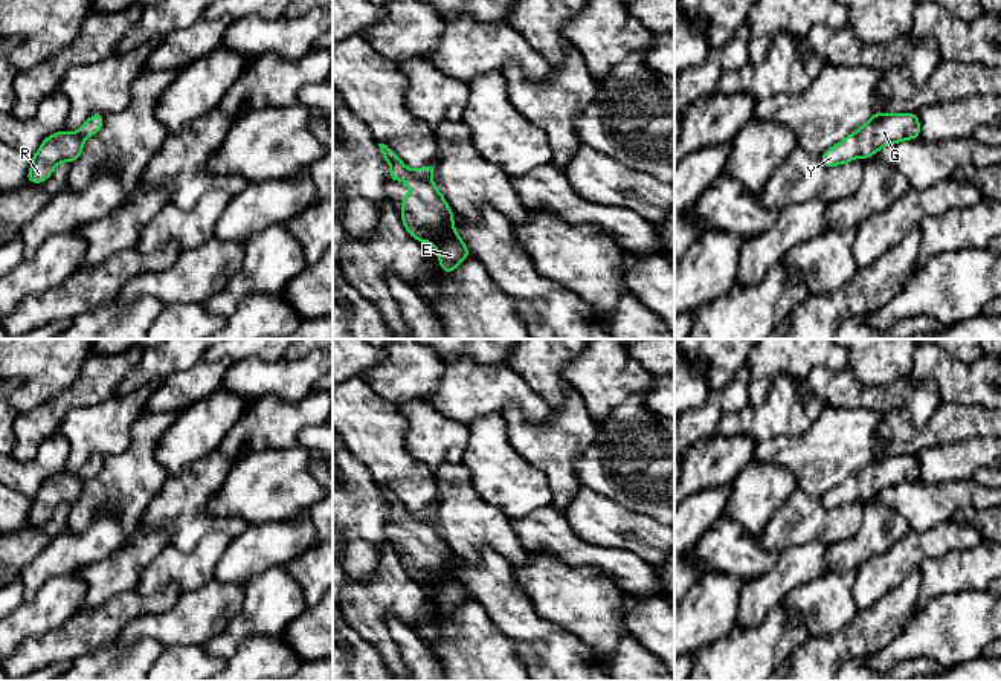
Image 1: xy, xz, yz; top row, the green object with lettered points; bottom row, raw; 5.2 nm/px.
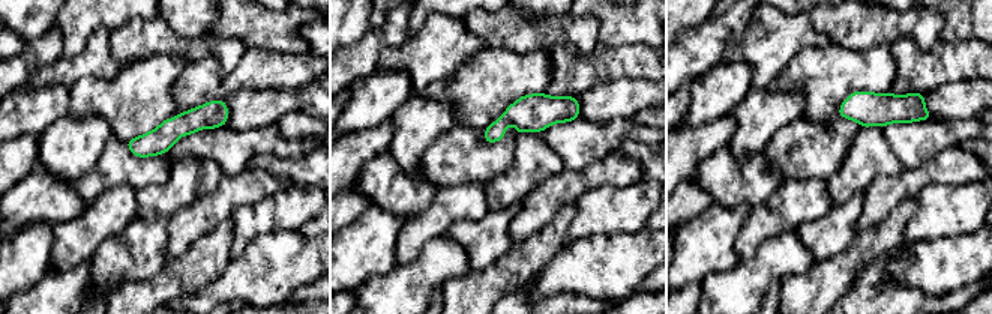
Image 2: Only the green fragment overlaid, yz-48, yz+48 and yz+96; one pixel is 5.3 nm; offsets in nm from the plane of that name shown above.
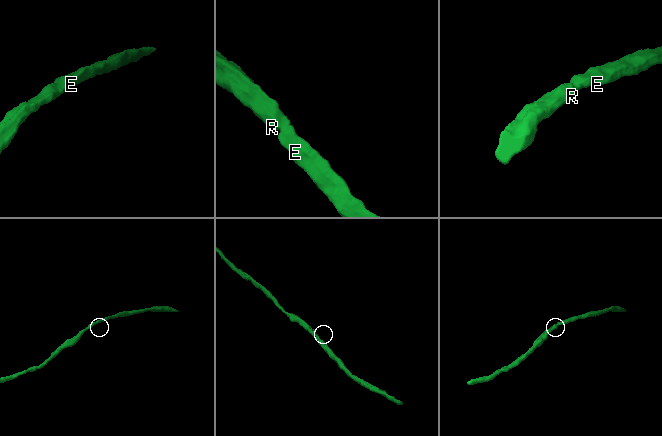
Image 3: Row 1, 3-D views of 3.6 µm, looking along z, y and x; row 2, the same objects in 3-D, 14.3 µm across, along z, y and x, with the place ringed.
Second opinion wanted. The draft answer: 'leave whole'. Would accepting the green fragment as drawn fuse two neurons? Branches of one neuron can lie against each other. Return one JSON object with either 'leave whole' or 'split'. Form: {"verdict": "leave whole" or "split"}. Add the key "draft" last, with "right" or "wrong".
{"verdict": "leave whole", "draft": "right"}

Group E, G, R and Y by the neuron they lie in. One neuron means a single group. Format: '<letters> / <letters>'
E G R Y

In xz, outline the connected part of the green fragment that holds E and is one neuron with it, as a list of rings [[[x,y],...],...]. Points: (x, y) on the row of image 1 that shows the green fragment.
[[[378,144],[381,156],[389,163],[389,180],[407,182],[407,195],[400,203],[401,221],[412,238],[430,243],[438,253],[438,263],[452,273],[470,255],[467,244],[455,231],[453,211],[430,179],[436,165],[409,169],[385,144]]]

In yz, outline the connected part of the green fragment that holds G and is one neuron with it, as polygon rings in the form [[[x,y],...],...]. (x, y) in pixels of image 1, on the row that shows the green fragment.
[[[874,113],[862,127],[821,154],[827,168],[868,159],[884,147],[920,136],[917,113]]]

